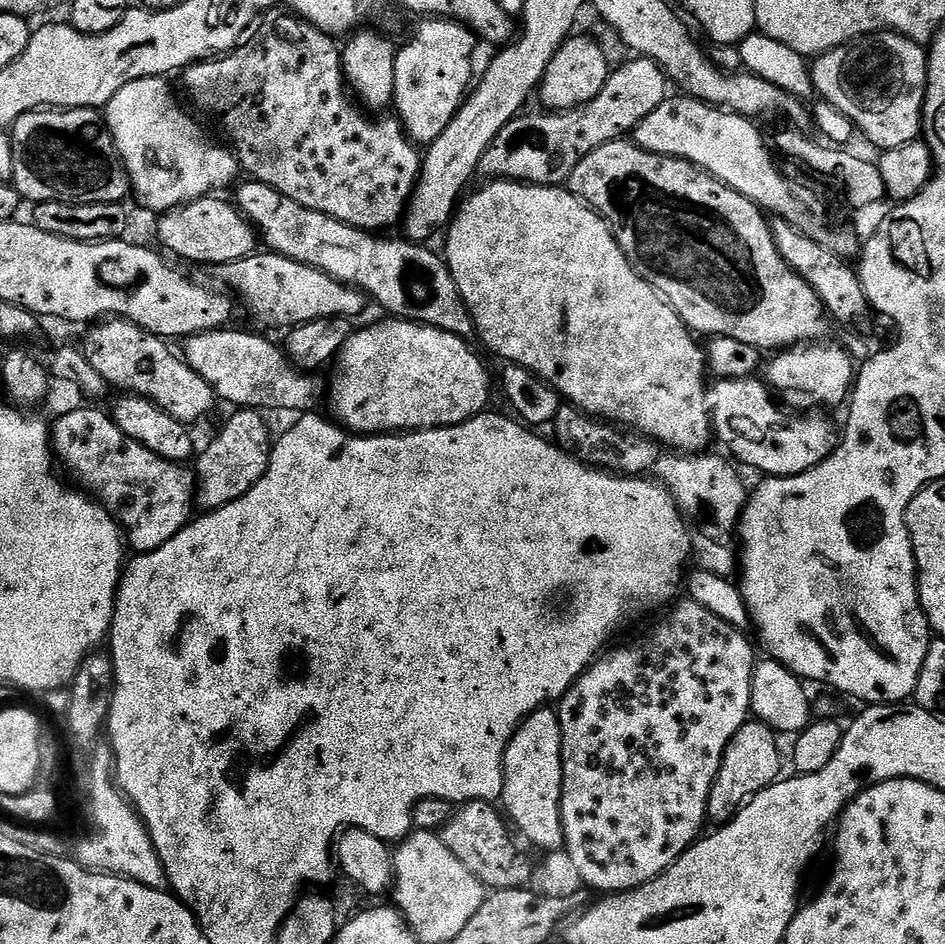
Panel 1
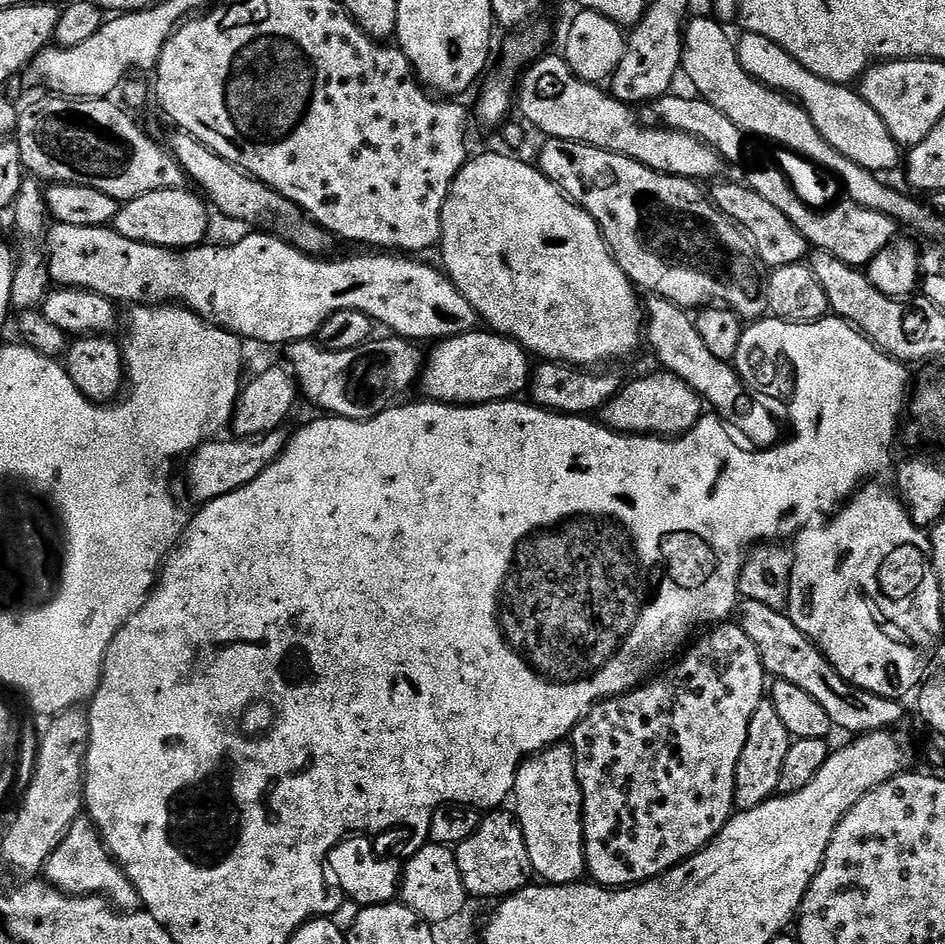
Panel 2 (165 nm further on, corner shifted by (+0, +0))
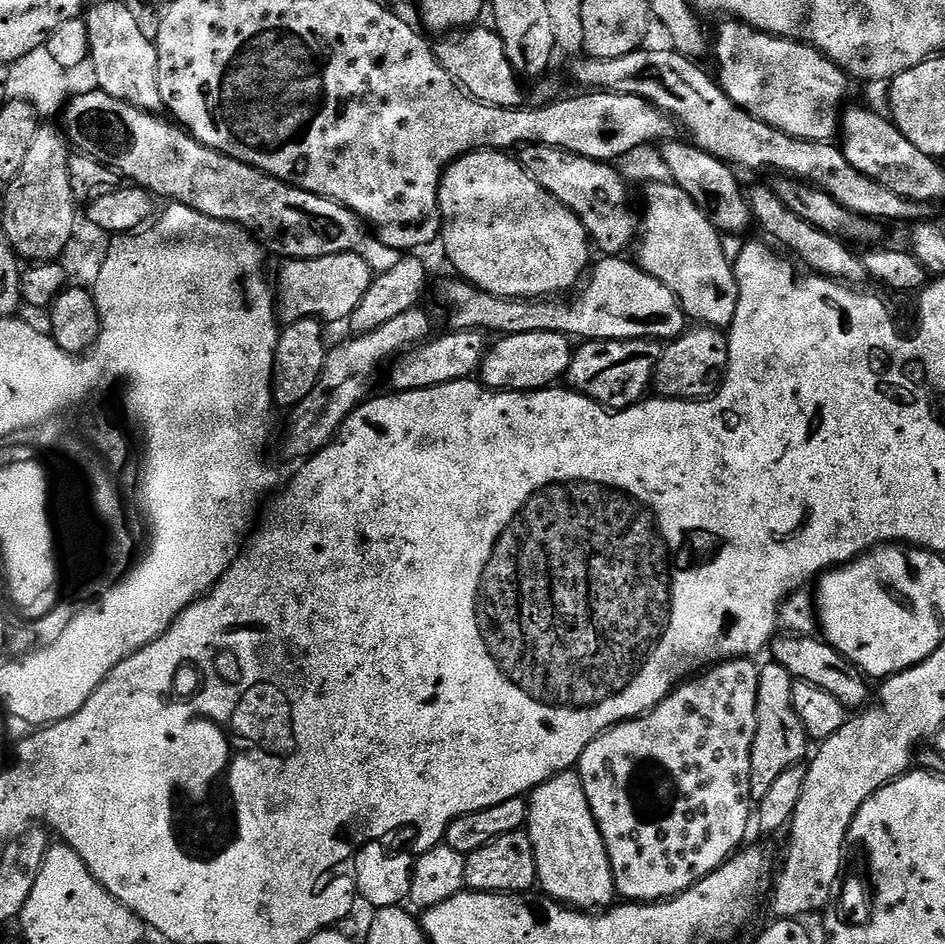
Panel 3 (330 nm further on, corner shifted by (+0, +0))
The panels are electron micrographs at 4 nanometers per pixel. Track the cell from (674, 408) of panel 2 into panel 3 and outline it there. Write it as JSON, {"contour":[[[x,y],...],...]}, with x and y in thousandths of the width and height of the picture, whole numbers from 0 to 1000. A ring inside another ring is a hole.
{"contour":[[[732,345],[725,351],[723,356],[716,356],[714,360],[710,361],[699,372],[698,382],[696,383],[696,388],[692,392],[692,396],[690,397],[690,411],[692,412],[693,418],[695,421],[705,423],[705,424],[747,424],[758,418],[762,413],[762,408],[766,405],[766,396],[770,392],[770,357],[767,355],[765,351],[761,347],[751,347],[748,345]]]}

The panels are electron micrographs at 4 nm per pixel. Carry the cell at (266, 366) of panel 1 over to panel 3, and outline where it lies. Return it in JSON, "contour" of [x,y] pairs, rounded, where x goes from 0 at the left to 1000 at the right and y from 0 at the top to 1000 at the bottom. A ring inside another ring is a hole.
{"contour":[[[506,350],[475,351],[475,356],[454,359],[452,362],[422,376],[410,391],[411,403],[419,415],[451,413],[472,405],[485,405],[503,399],[516,376],[519,356]]]}

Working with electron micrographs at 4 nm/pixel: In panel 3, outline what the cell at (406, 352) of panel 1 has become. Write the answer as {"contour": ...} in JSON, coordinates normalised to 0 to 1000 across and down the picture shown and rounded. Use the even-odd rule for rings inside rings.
{"contour":[[[562,352],[526,359],[516,370],[506,395],[513,412],[530,415],[566,415],[587,408],[605,382],[607,364],[593,352]]]}

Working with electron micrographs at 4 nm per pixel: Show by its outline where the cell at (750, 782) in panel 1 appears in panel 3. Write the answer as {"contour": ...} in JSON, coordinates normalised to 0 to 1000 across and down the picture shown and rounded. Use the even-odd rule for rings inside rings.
{"contour":[[[813,701],[813,704],[807,704],[804,708],[804,713],[802,714],[802,748],[800,749],[800,776],[798,778],[798,786],[796,787],[796,798],[794,799],[794,841],[796,842],[797,849],[802,850],[806,845],[811,845],[811,840],[815,837],[815,832],[823,825],[826,820],[832,816],[843,813],[848,808],[847,805],[851,800],[854,802],[856,800],[855,791],[857,791],[857,785],[853,773],[849,769],[849,765],[844,761],[844,756],[840,756],[840,744],[838,743],[838,715],[832,711],[828,706],[823,706],[820,701]]]}

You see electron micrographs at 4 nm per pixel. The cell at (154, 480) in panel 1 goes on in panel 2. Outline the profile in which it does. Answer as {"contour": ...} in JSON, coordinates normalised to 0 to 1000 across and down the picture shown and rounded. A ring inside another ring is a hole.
{"contour":[[[291,453],[279,462],[270,464],[225,464],[213,470],[202,483],[198,484],[199,492],[199,521],[211,532],[219,532],[226,528],[235,528],[239,523],[248,523],[256,519],[281,494],[286,494],[301,479],[307,462],[301,453]]]}

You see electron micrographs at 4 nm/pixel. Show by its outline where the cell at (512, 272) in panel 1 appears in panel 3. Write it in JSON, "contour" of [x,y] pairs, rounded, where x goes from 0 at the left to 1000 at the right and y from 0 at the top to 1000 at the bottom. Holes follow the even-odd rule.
{"contour":[[[509,159],[474,175],[466,190],[470,267],[490,296],[524,314],[533,314],[538,318],[565,318],[604,310],[624,284],[622,246],[598,216],[590,214],[590,210],[579,203],[550,175],[549,168],[542,166],[541,169],[538,165],[541,164],[529,159]]]}

